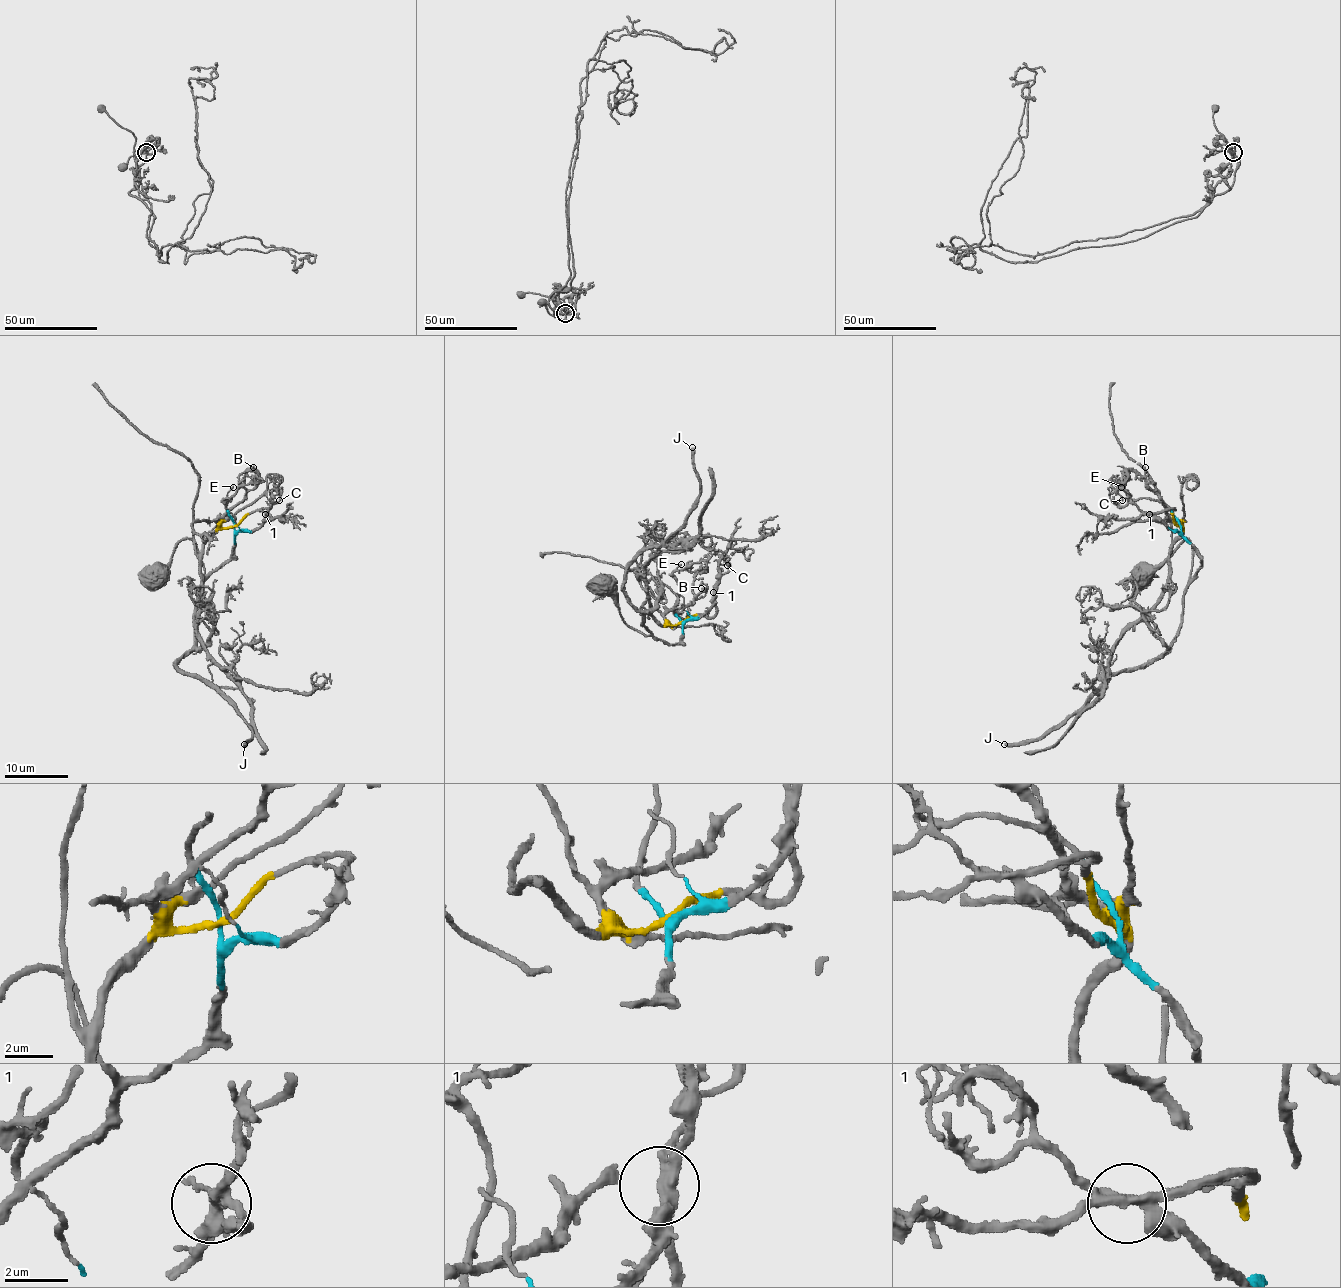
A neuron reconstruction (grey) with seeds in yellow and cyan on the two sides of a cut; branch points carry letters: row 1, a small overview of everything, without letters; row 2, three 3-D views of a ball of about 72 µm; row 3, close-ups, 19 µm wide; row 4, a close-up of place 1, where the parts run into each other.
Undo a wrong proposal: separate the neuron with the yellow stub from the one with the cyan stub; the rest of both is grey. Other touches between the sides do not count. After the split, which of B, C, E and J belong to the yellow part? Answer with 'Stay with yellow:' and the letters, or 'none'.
Stay with yellow: B

